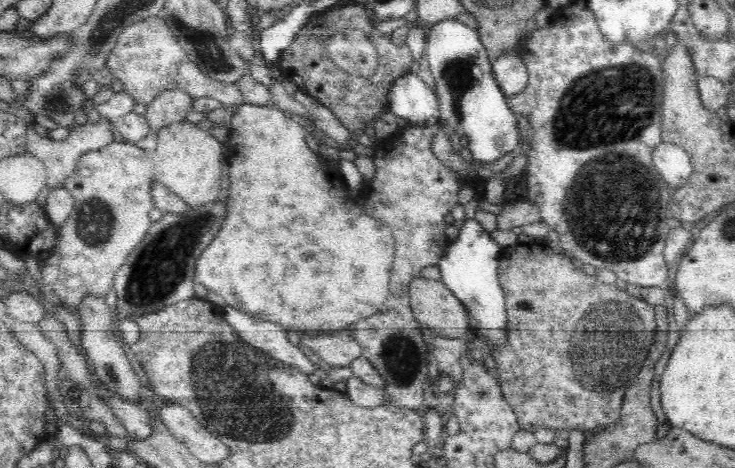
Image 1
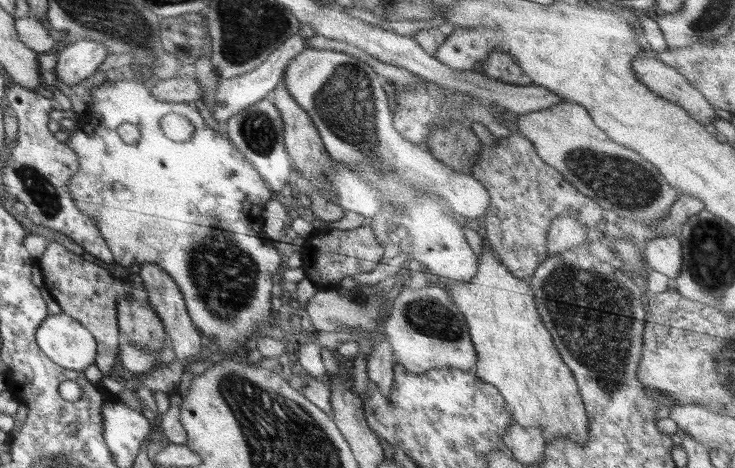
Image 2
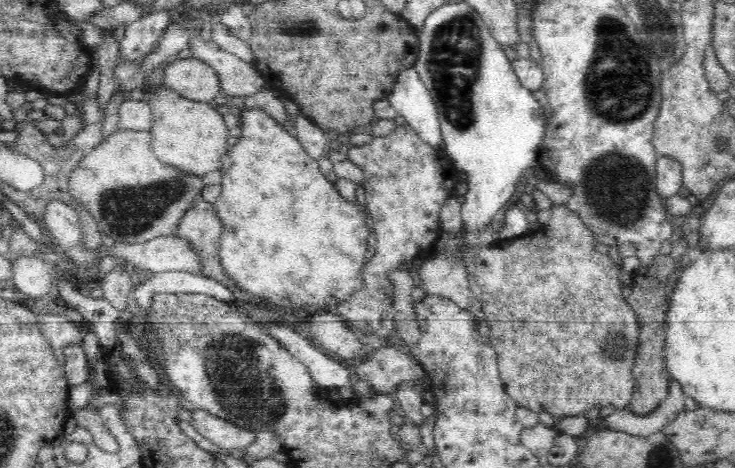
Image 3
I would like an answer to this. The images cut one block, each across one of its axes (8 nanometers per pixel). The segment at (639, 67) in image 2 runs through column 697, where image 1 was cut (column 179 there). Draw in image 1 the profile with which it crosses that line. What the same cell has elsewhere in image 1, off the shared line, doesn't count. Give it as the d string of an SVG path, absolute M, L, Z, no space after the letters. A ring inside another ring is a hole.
M180 89L165 90L157 94L144 114L150 129L157 133L169 124L184 121L186 114L193 109L194 100L192 95Z

